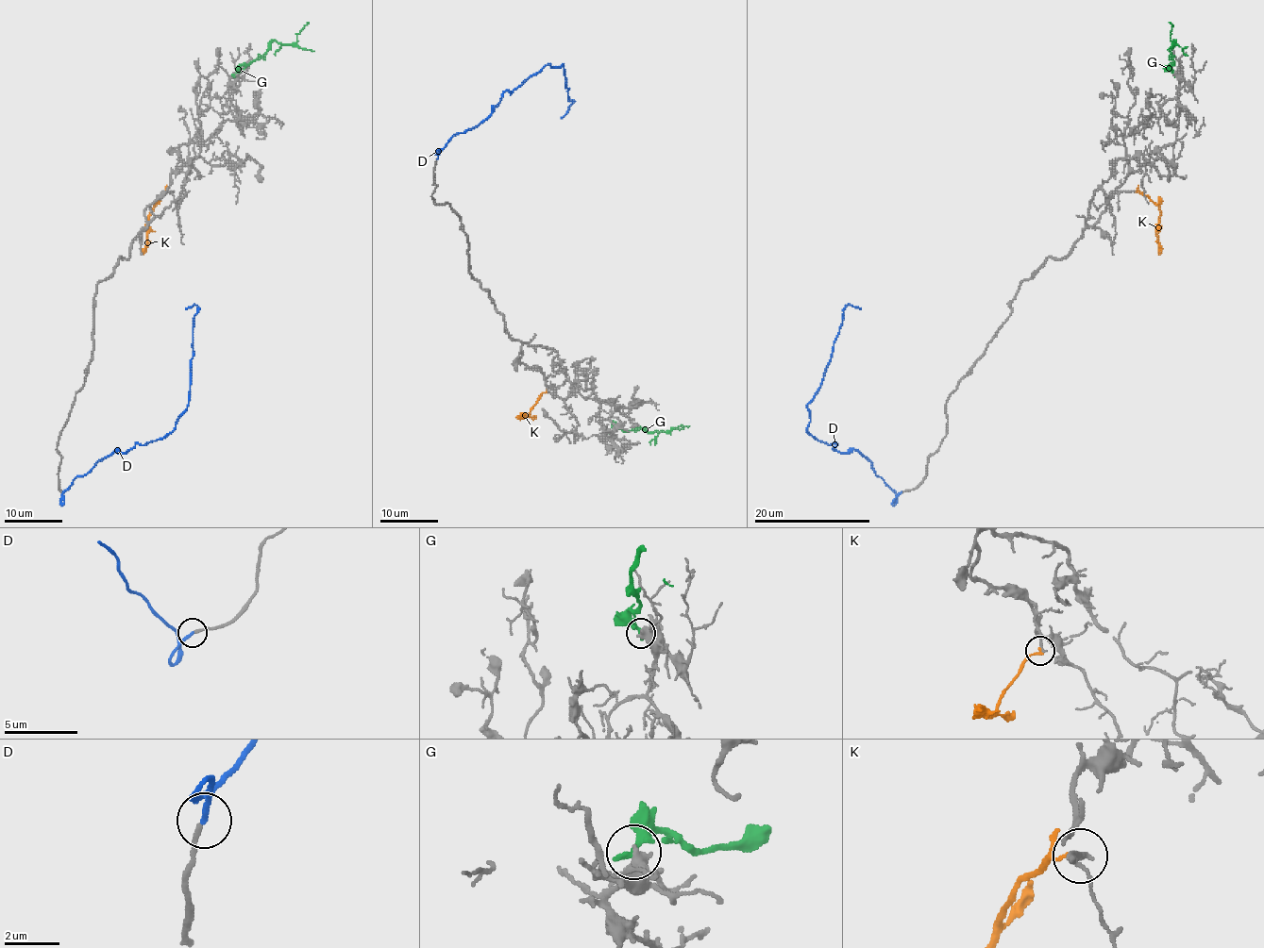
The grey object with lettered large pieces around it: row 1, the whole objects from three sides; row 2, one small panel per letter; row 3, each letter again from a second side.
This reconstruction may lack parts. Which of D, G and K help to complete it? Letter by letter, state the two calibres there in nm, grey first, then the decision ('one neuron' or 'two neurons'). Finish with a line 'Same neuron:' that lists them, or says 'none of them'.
D: 180/200 nm | one neuron
G: 420/340 nm | two neurons
K: 170/170 nm | two neurons
Same neuron: D

